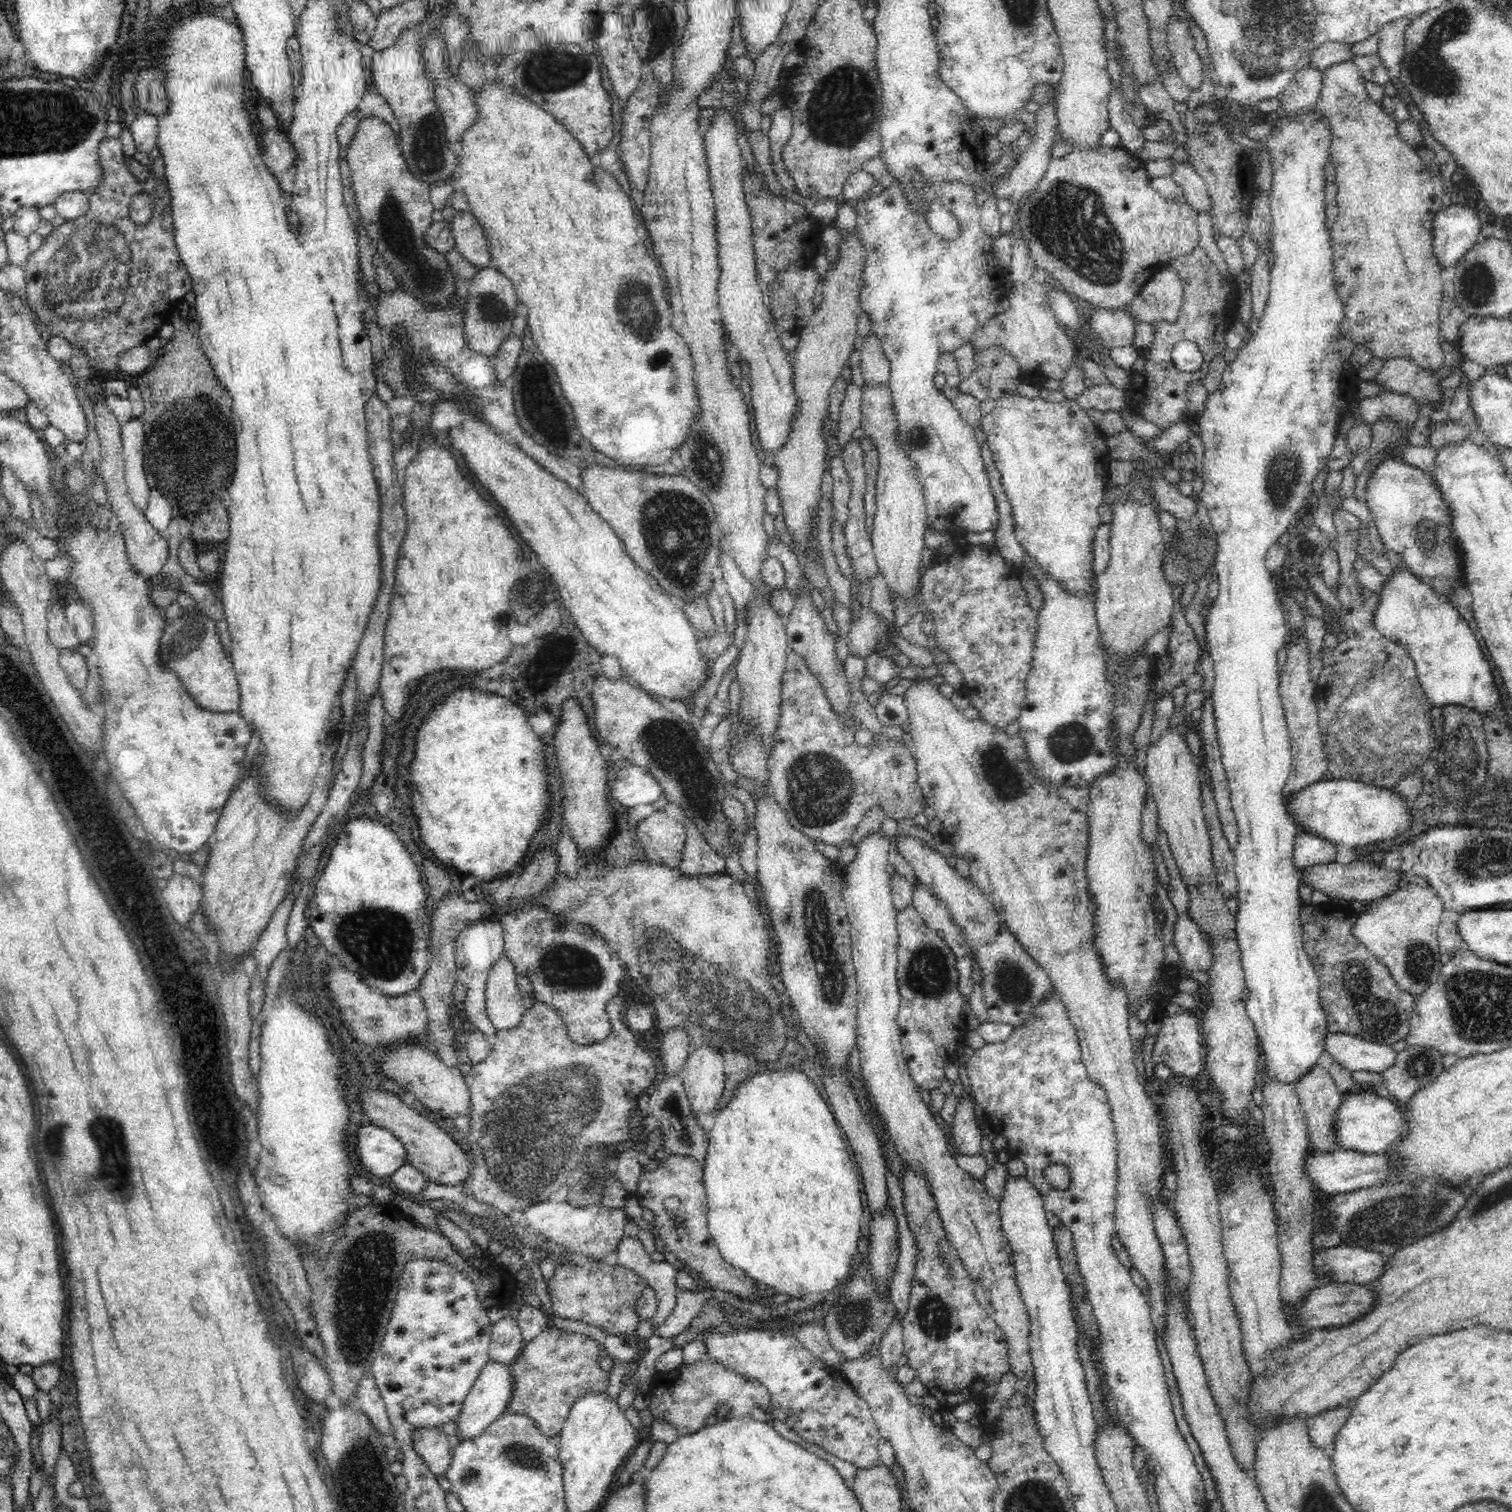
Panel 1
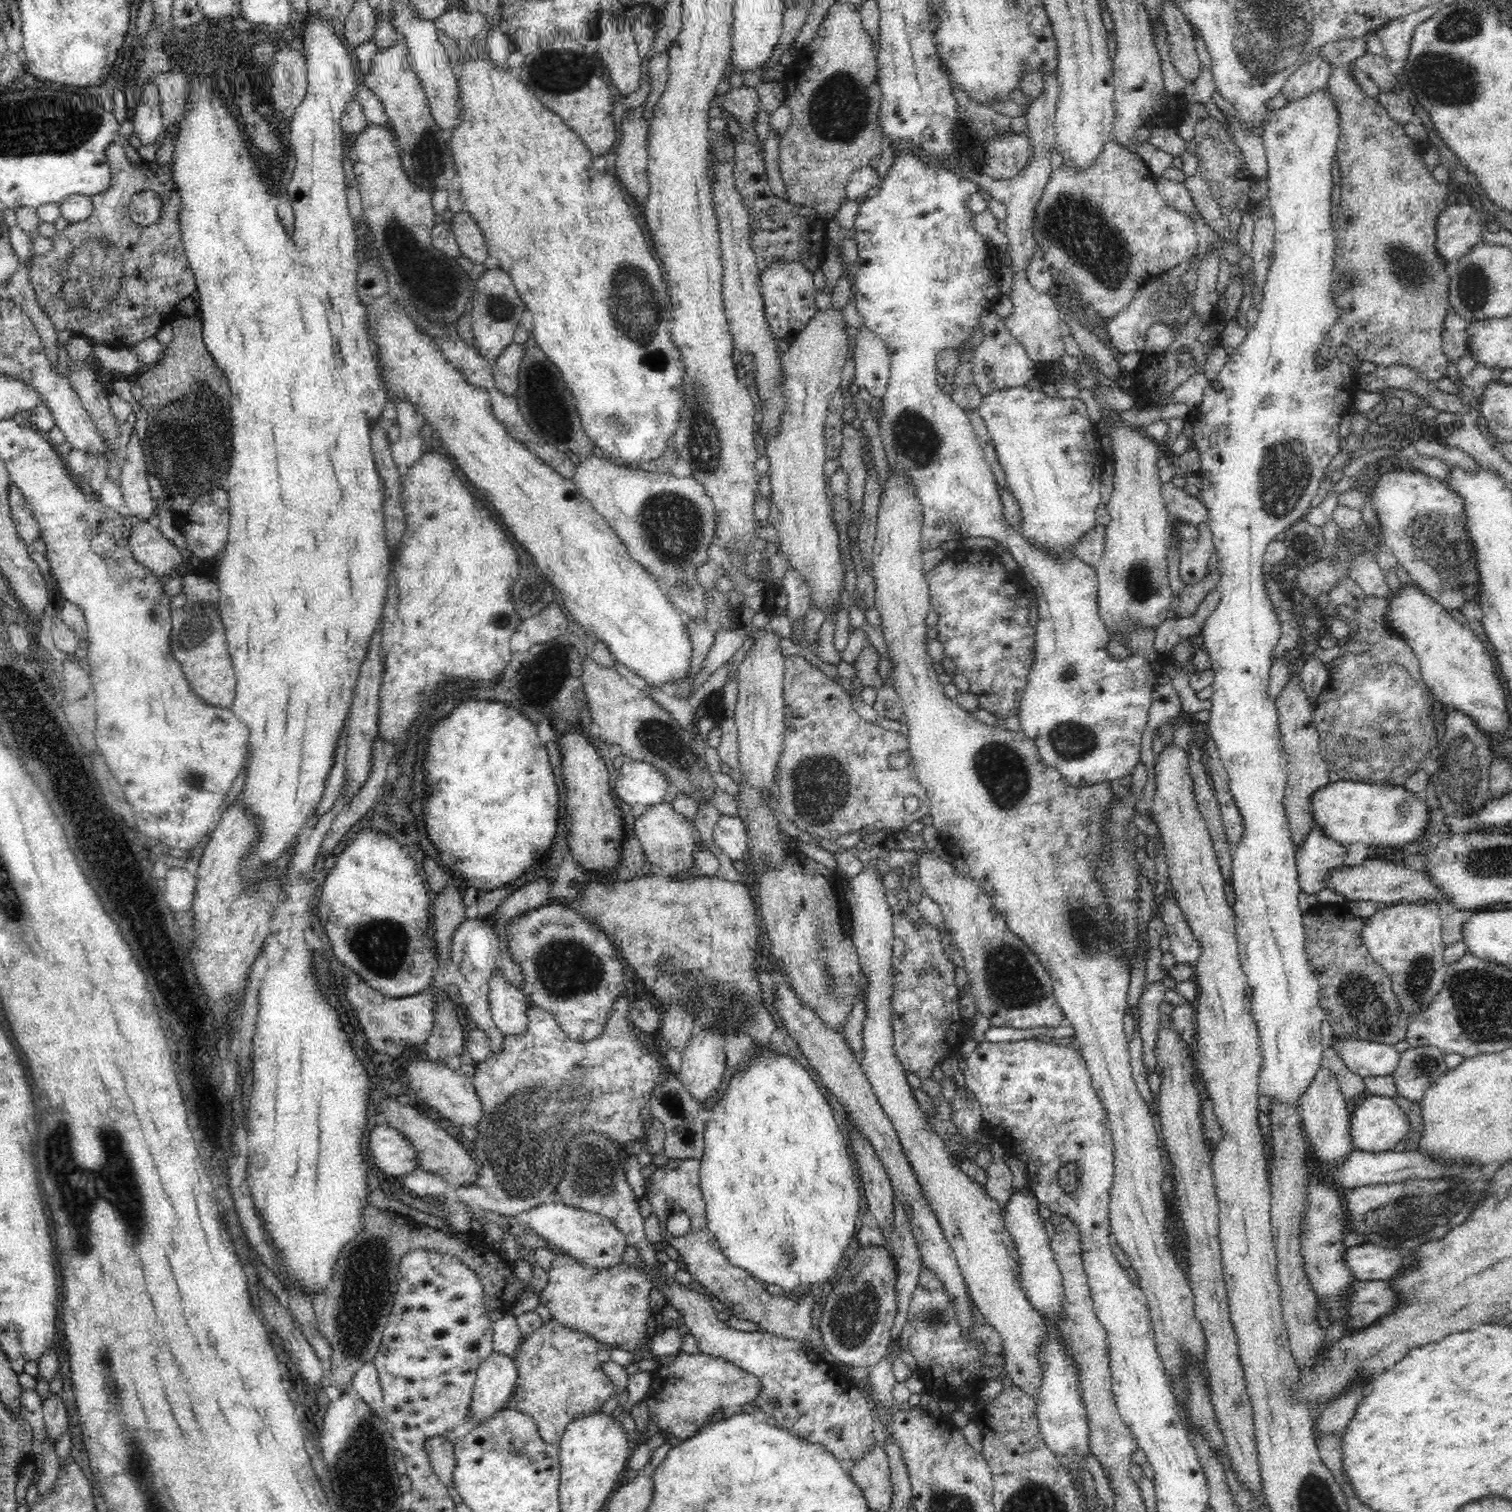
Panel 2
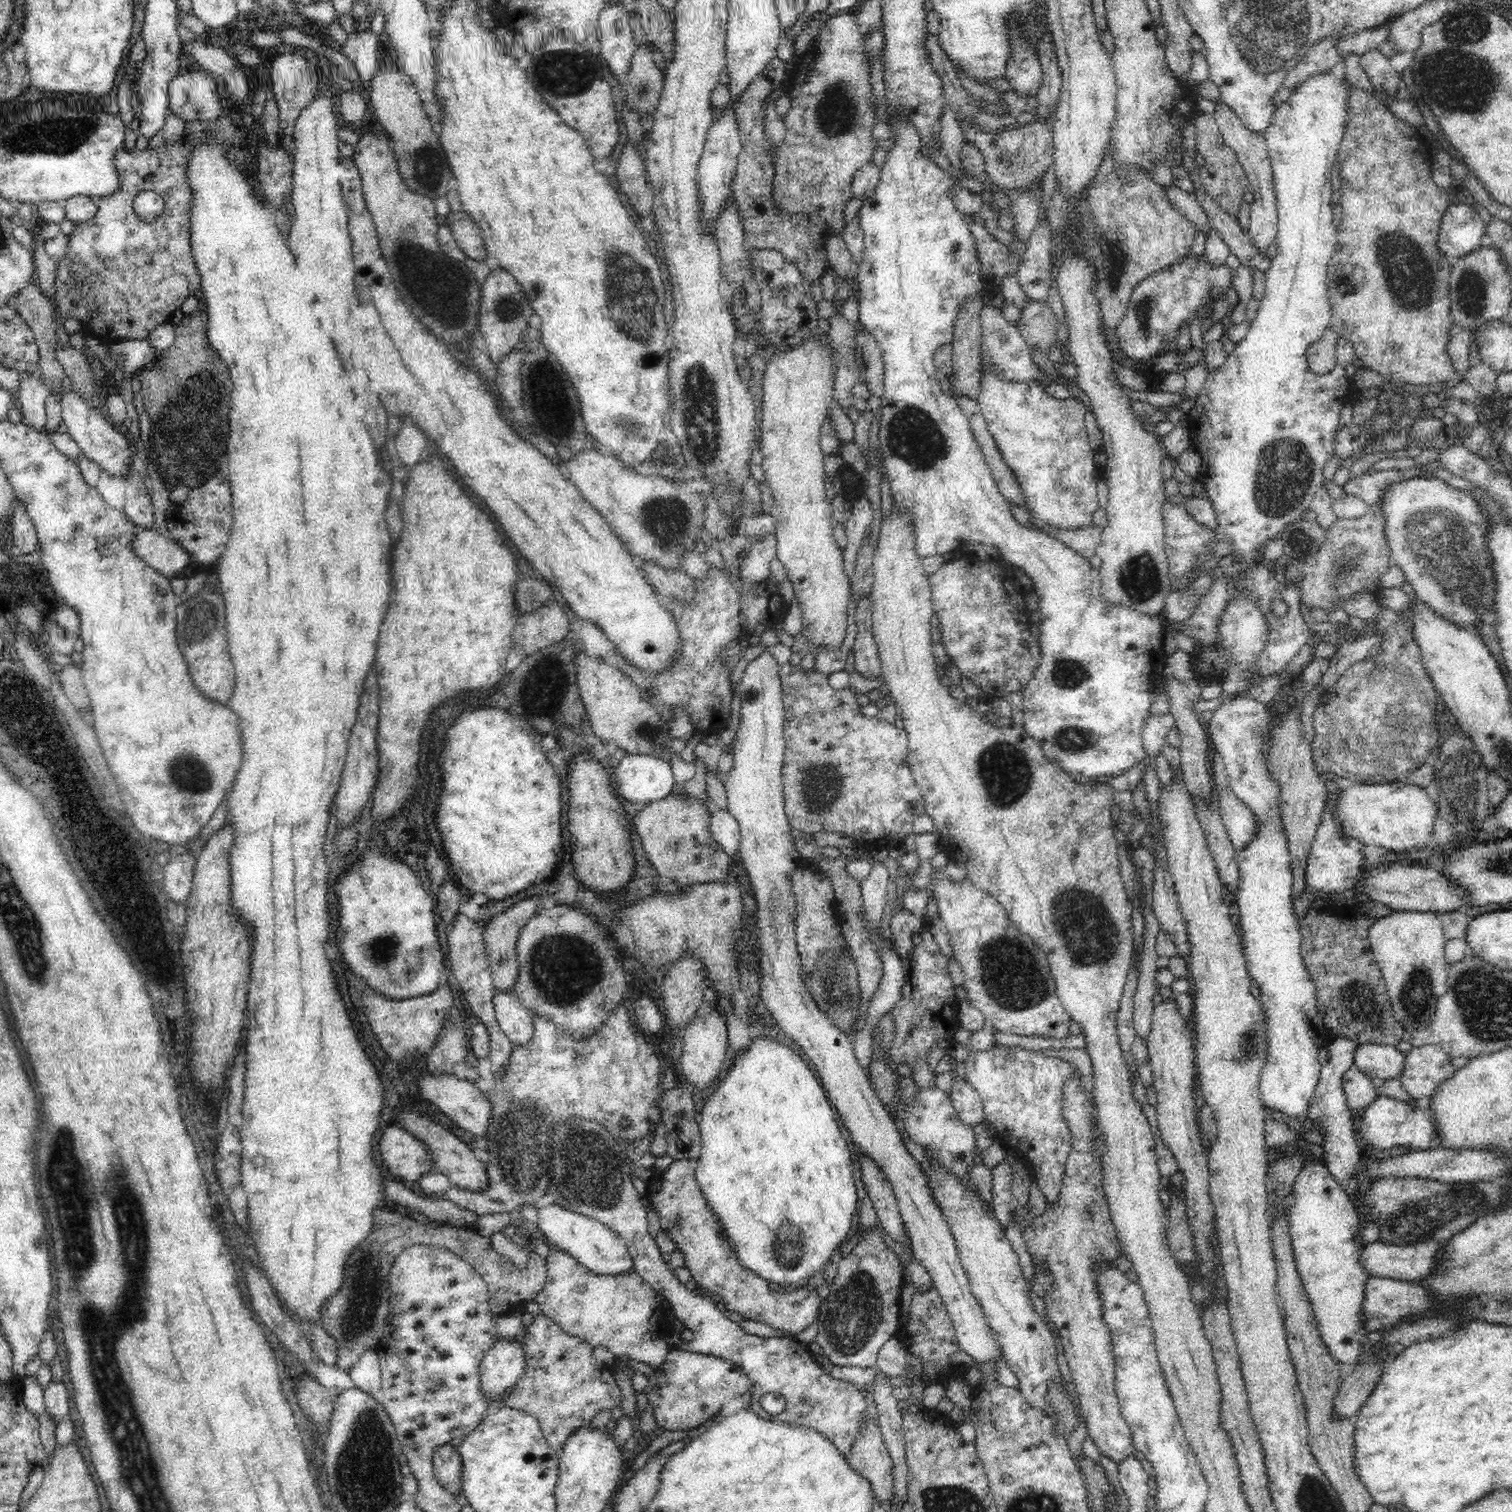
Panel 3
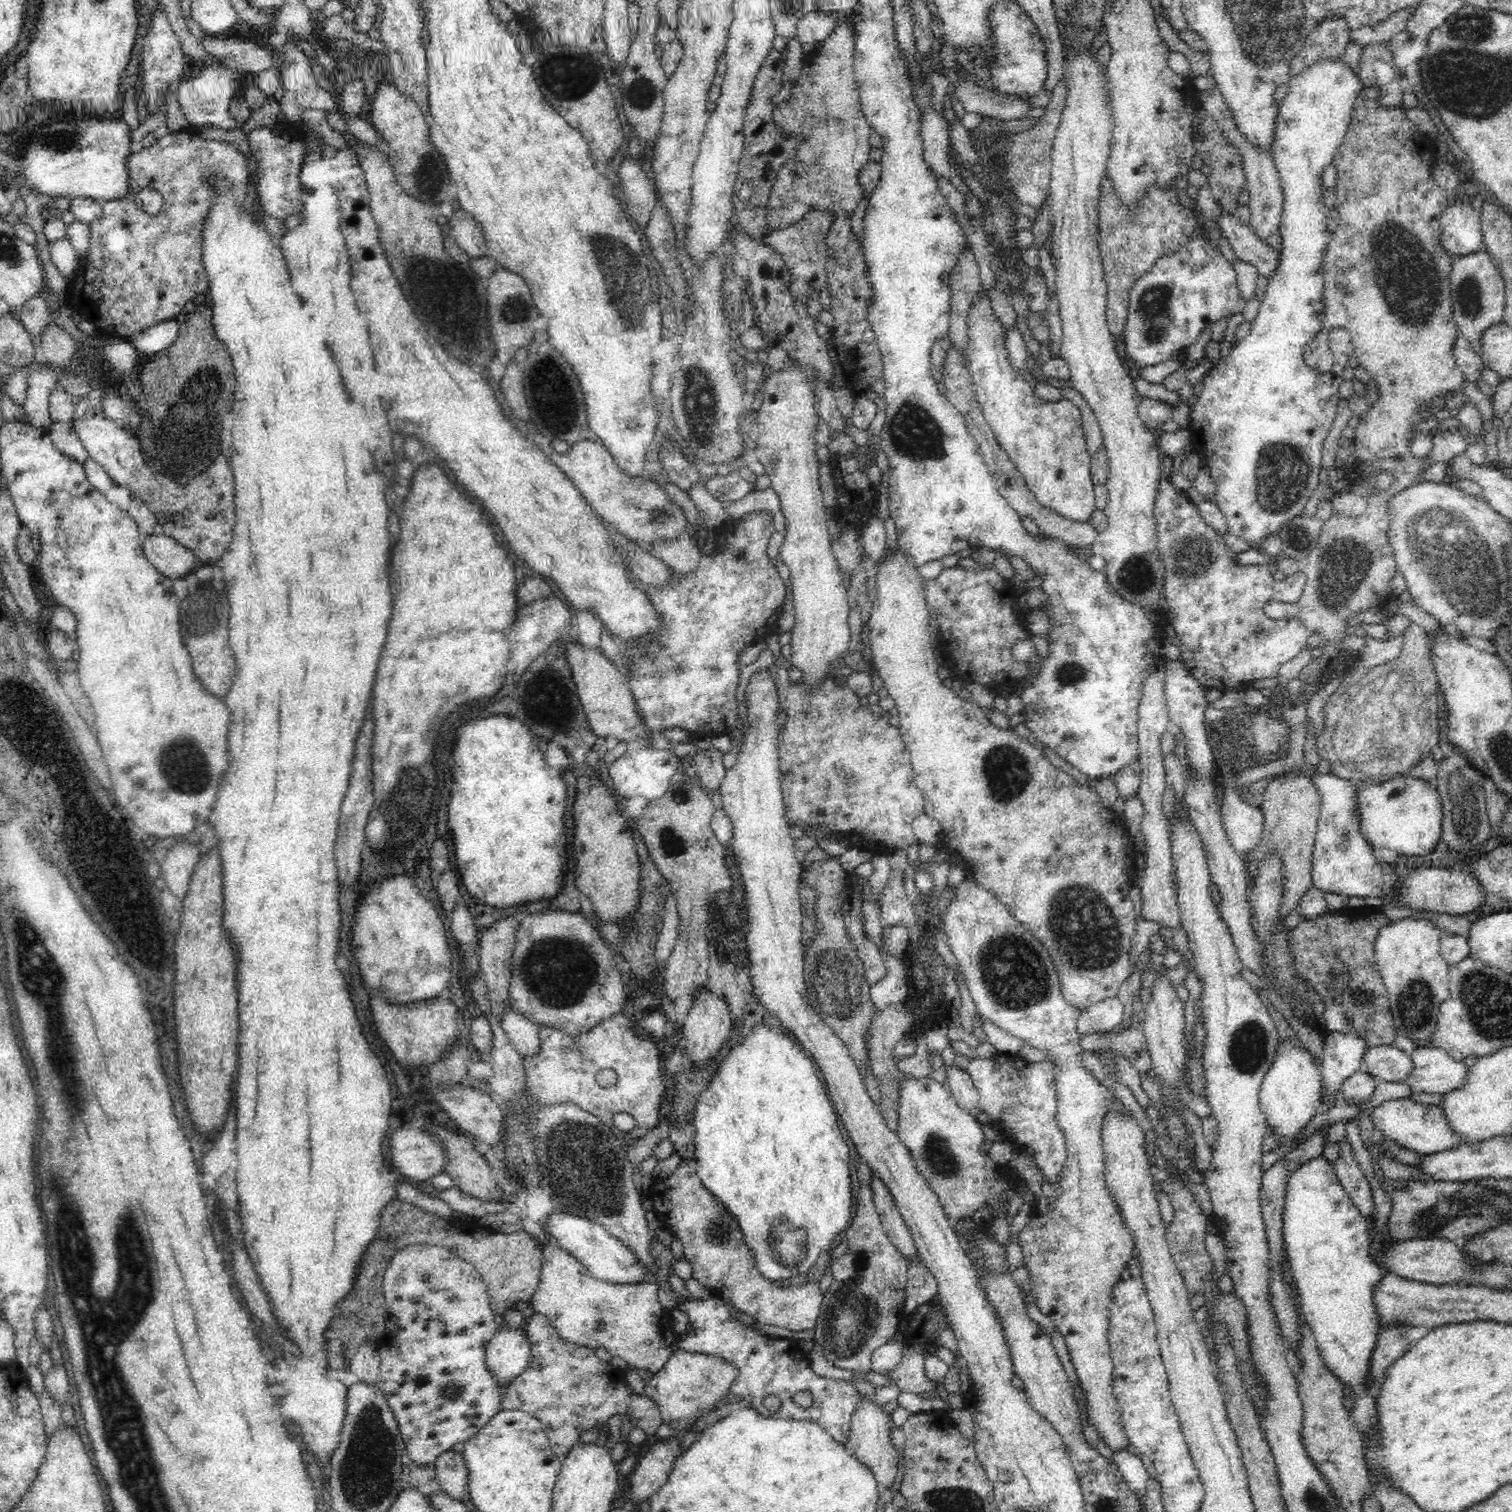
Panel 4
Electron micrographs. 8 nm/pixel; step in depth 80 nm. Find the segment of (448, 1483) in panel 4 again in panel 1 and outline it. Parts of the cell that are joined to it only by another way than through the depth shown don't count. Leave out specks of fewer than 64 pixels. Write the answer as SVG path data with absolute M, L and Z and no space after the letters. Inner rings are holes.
M440 1427L418 1429L413 1434L413 1446L436 1476L445 1476L453 1457L450 1454L448 1431Z

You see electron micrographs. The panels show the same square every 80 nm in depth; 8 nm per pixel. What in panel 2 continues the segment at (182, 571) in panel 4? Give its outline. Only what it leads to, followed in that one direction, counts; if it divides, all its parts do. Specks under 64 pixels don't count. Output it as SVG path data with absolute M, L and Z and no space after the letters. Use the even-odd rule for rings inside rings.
M133 521L129 547L136 561L154 574L170 577L184 564L179 548L164 538L152 522Z

